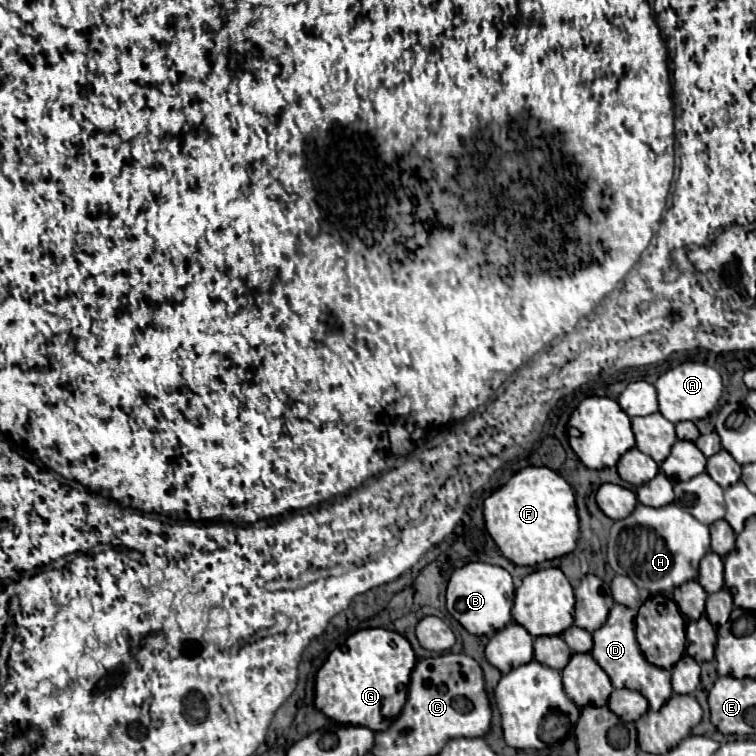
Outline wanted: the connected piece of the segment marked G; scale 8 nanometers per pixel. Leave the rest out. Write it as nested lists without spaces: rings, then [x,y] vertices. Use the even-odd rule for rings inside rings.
[[[365,628],[347,638],[347,652],[333,650],[315,676],[315,708],[339,724],[365,726],[383,732],[401,712],[407,684],[417,658],[401,634],[385,628]]]

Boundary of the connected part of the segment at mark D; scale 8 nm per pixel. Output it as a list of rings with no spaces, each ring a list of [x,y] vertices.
[[[615,604],[609,612],[609,618],[607,618],[609,622],[605,626],[601,626],[597,632],[593,632],[595,646],[591,650],[591,656],[607,672],[607,676],[611,678],[615,688],[637,690],[647,698],[651,710],[659,710],[669,700],[669,696],[673,694],[671,672],[649,664],[645,660],[645,656],[641,654],[639,644],[635,640],[635,614],[637,614],[635,610],[621,606],[621,604]]]

